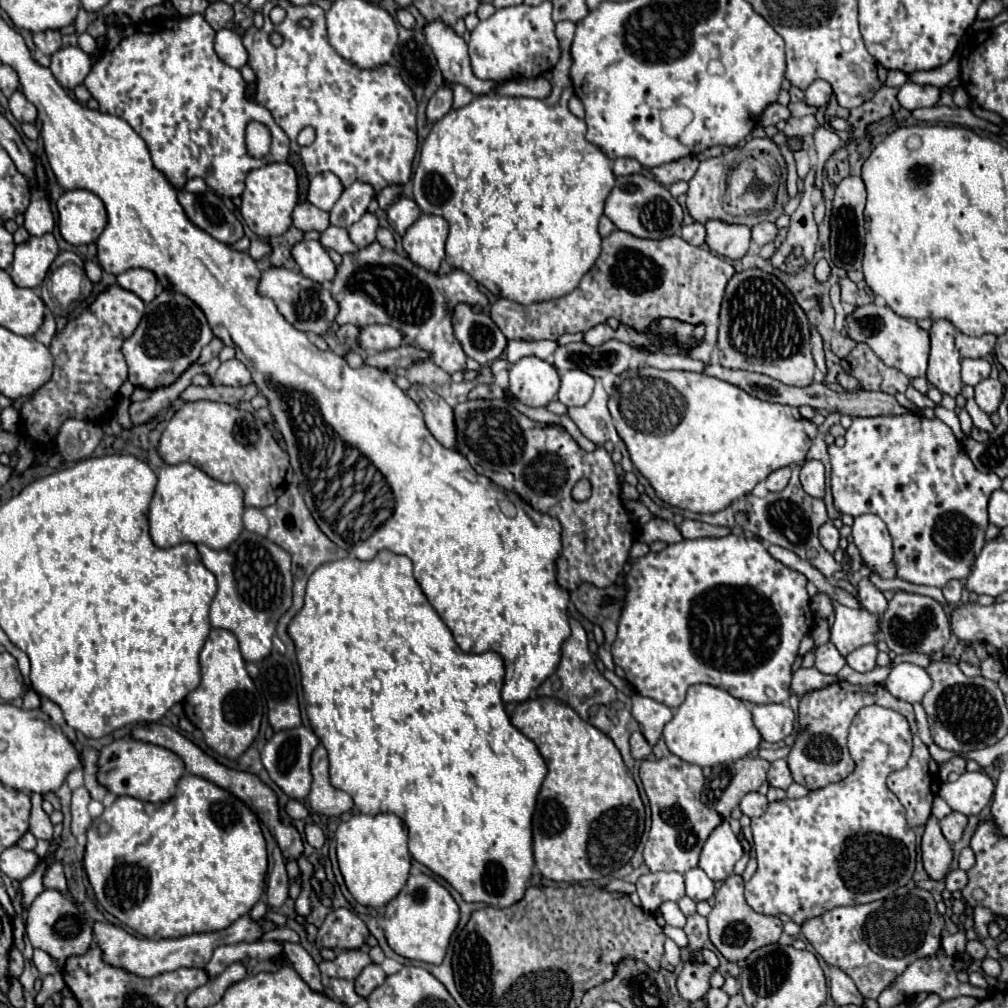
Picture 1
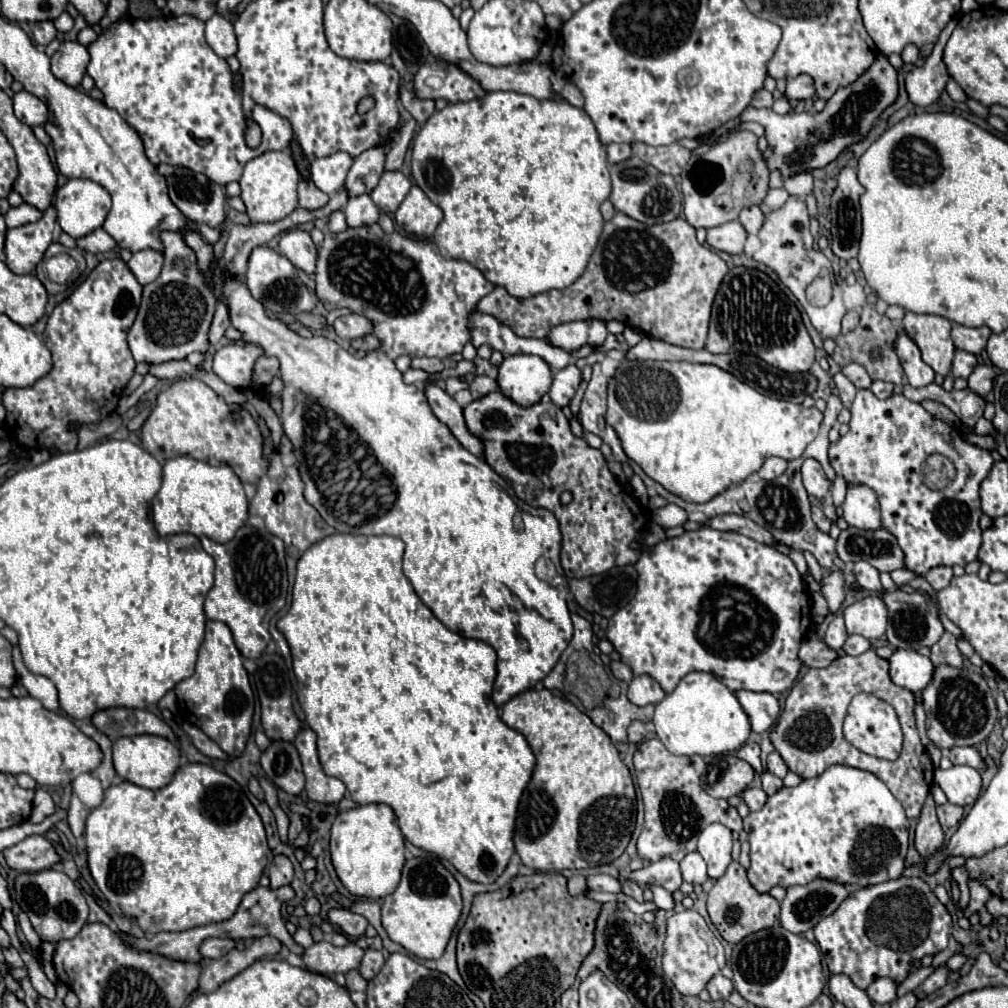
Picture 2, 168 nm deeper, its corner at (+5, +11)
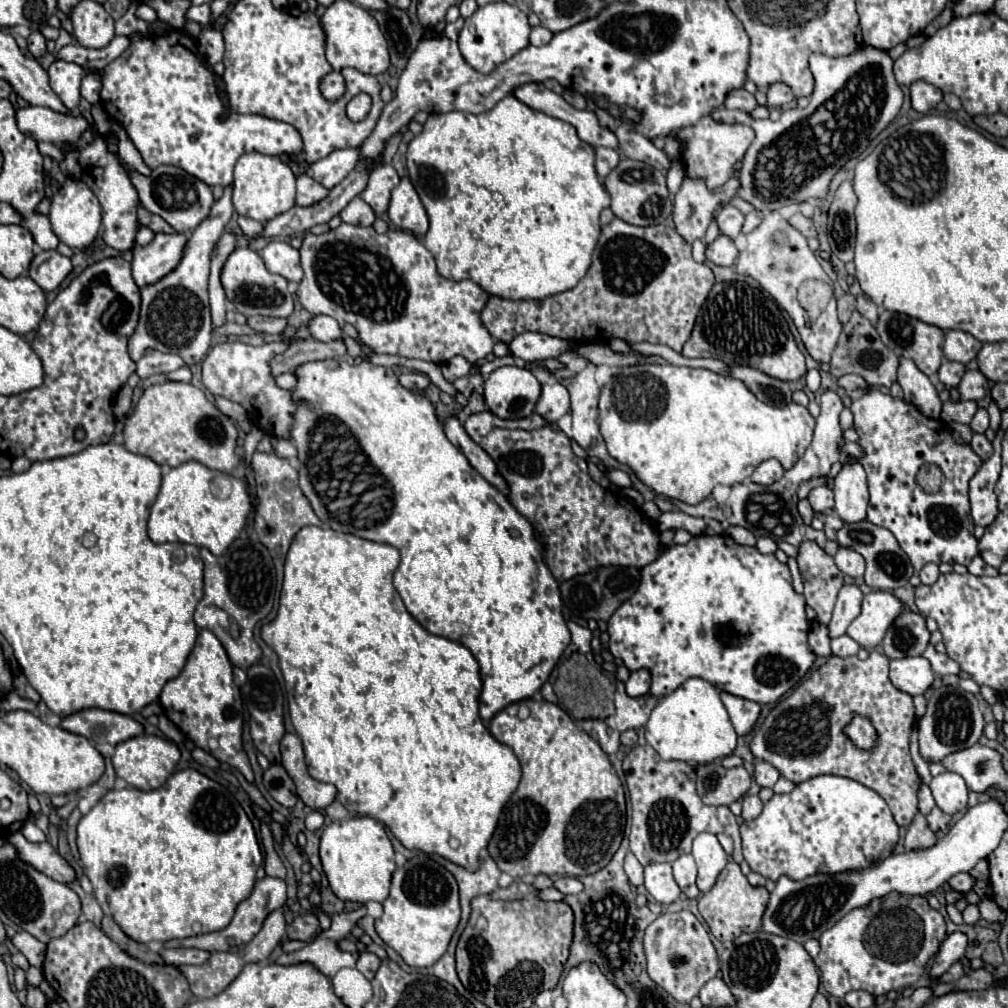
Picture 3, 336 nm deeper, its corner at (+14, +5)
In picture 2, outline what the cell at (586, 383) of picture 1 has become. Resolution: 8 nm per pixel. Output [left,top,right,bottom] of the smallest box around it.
[549,363,581,407]

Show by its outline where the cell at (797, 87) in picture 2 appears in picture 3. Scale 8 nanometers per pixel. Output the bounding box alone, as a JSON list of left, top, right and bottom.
[766,83,794,107]

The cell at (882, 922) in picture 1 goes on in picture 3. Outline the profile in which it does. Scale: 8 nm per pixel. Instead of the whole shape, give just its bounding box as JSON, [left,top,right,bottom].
[814,893,946,999]

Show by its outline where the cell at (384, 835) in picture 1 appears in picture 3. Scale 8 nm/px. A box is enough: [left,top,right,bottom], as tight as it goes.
[320,817,396,901]

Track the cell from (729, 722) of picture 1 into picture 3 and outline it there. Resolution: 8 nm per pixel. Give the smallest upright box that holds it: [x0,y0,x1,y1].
[646,677,736,763]

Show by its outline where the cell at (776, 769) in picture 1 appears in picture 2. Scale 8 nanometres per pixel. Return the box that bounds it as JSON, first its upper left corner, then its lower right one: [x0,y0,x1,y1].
[767,751,789,779]

